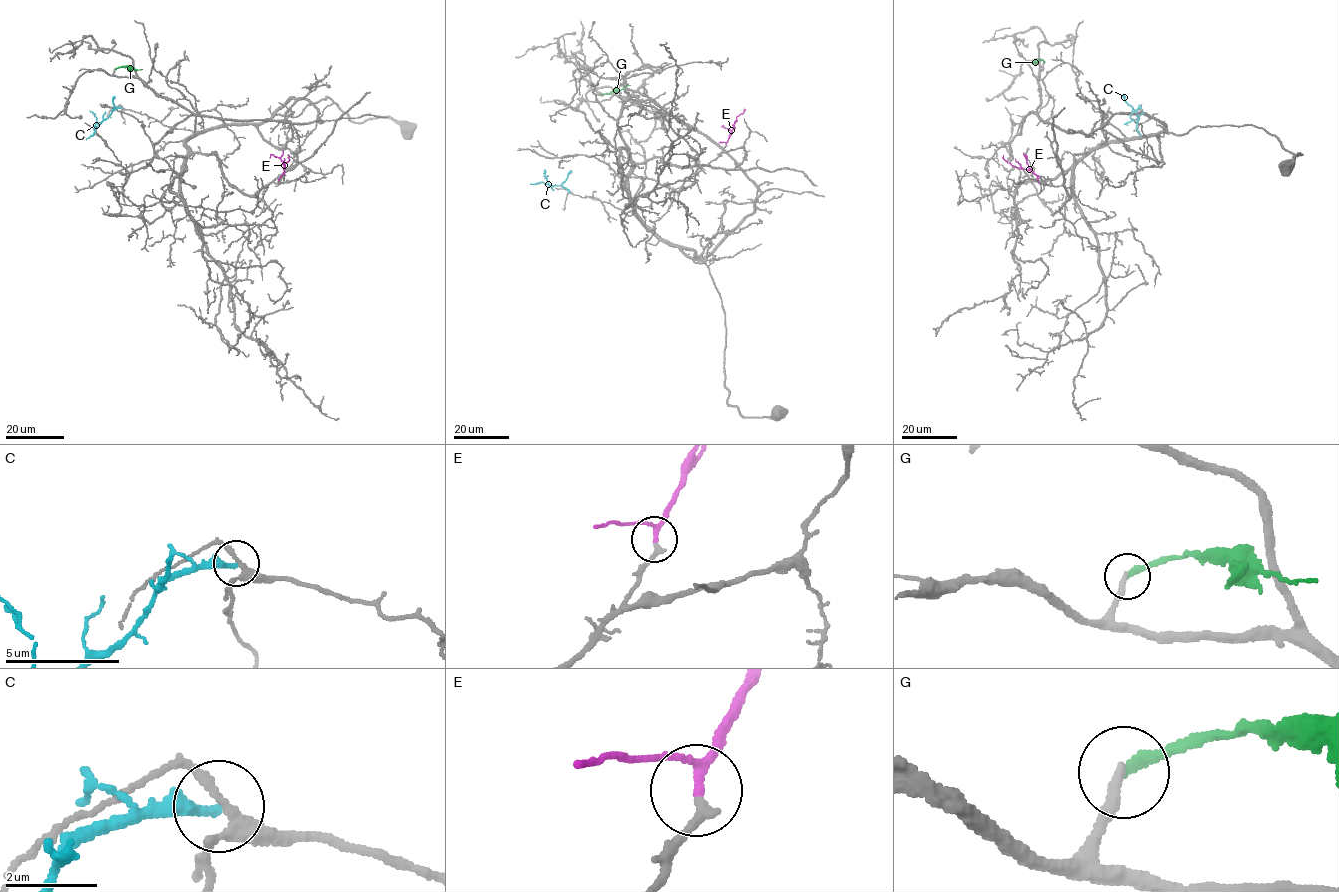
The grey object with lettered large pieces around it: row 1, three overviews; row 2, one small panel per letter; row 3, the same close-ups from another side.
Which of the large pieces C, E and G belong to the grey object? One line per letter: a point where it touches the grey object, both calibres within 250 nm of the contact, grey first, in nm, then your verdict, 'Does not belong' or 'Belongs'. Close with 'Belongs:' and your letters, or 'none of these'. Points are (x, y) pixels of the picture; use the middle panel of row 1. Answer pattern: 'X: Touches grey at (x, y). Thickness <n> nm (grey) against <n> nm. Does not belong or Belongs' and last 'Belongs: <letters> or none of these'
C: Touches grey at (570, 192). Thickness 240 nm (grey) against 280 nm. Does not belong
E: Touches grey at (726, 144). Thickness 200 nm (grey) against 140 nm. Belongs
G: Touches grey at (601, 94). Thickness 280 nm (grey) against 220 nm. Does not belong
Belongs: E

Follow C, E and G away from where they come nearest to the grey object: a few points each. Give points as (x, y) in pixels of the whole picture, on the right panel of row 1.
C: (1141, 108), (1136, 111), (1136, 124), (1140, 135)
E: (1039, 176), (1013, 166), (1003, 155)
G: (1044, 62), (1027, 63)

